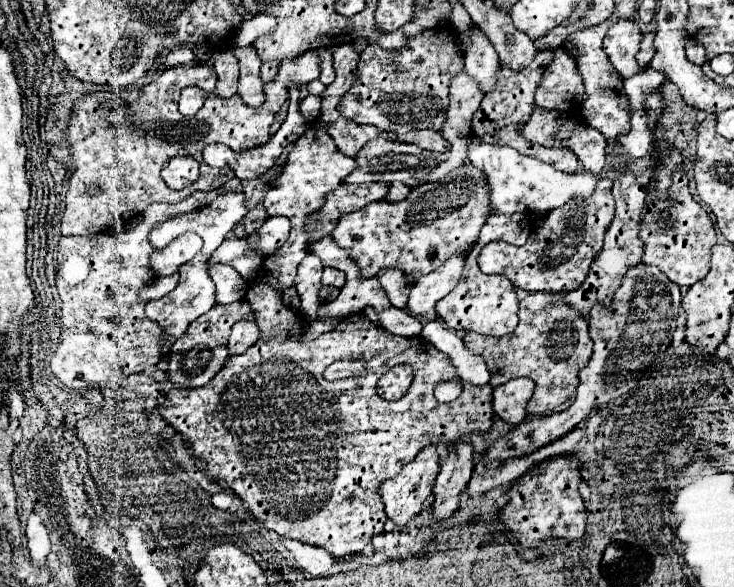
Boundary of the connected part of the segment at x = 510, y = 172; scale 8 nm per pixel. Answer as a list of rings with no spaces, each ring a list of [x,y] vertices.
[[[470,140],[468,144],[468,158],[470,162],[484,172],[486,184],[490,188],[490,210],[498,214],[546,214],[552,208],[562,206],[574,196],[590,196],[596,188],[596,182],[600,176],[590,172],[576,172],[576,174],[564,174],[556,170],[552,164],[546,164],[538,158],[524,156],[514,148],[498,146],[498,144],[484,144],[478,140]]]

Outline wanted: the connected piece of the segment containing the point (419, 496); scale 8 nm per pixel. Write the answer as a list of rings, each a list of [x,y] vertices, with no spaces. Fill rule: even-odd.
[[[430,444],[430,446],[424,446],[416,458],[412,462],[408,462],[402,472],[390,480],[384,480],[378,488],[380,496],[382,496],[382,502],[386,506],[386,514],[388,518],[396,524],[396,526],[404,526],[410,518],[414,518],[416,514],[422,512],[422,506],[424,502],[430,498],[432,494],[432,488],[434,488],[434,482],[436,482],[436,476],[438,476],[438,468],[440,468],[440,456],[436,452],[436,444]]]

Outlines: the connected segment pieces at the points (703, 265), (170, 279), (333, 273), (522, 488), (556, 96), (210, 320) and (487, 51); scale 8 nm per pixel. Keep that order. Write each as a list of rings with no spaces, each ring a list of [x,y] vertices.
[[[680,162],[678,170],[672,174],[670,198],[658,200],[654,198],[654,178],[646,186],[646,210],[642,212],[640,226],[642,242],[644,242],[644,264],[658,266],[672,282],[680,286],[692,286],[702,280],[710,270],[710,250],[716,244],[716,230],[708,212],[692,198],[688,190],[686,164]]]
[[[174,273],[172,276],[162,276],[162,278],[156,278],[142,294],[140,294],[140,298],[142,300],[158,300],[158,298],[162,298],[162,296],[166,296],[174,286],[177,286],[179,280],[179,273]]]
[[[325,267],[322,273],[322,284],[336,286],[336,288],[342,288],[346,282],[344,274],[336,268]]]
[[[558,455],[550,459],[546,472],[526,472],[510,486],[510,498],[502,508],[502,520],[524,548],[536,548],[544,538],[582,538],[586,528],[586,508],[578,492],[580,478],[580,466],[569,463],[564,455]]]
[[[564,48],[554,50],[554,60],[546,66],[536,88],[536,104],[542,108],[572,112],[580,108],[582,96],[584,84],[574,58]]]
[[[246,300],[242,302],[234,302],[230,306],[212,306],[210,312],[202,314],[200,318],[196,318],[186,334],[182,338],[178,338],[172,348],[170,348],[170,358],[168,358],[168,380],[174,386],[182,386],[182,388],[198,388],[208,384],[214,374],[224,366],[226,358],[228,358],[228,336],[230,336],[230,326],[238,320],[244,318],[254,318],[250,306],[246,304]]]
[[[482,30],[472,34],[472,42],[474,42],[472,48],[464,54],[466,72],[480,82],[480,88],[486,94],[494,88],[496,72],[500,70],[500,60],[494,46],[490,44]]]

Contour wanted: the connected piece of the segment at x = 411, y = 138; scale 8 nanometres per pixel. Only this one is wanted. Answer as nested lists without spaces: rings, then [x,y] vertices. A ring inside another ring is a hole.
[[[416,130],[412,134],[404,134],[404,136],[390,136],[392,140],[400,140],[400,142],[412,142],[424,150],[436,150],[436,152],[444,152],[450,148],[450,144],[442,138],[440,132],[434,130]]]

